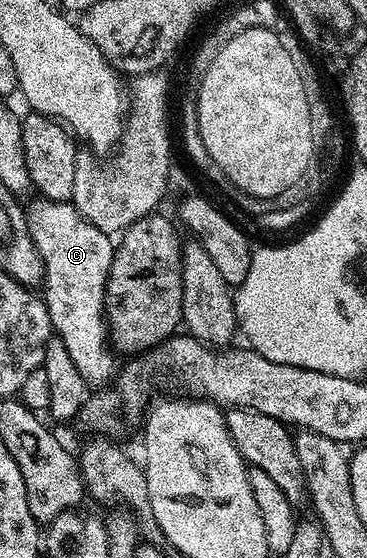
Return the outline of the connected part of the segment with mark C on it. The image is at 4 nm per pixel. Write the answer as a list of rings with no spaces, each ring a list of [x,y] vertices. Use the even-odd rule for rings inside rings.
[[[40,197],[34,198],[34,200],[33,204],[28,204],[27,218],[29,221],[29,232],[35,241],[35,249],[39,249],[39,257],[43,261],[43,269],[45,270],[45,278],[43,280],[43,298],[47,305],[49,320],[53,326],[56,338],[61,339],[63,341],[63,345],[67,345],[67,353],[71,353],[71,361],[75,361],[75,369],[79,369],[79,373],[84,377],[86,384],[88,384],[90,388],[101,387],[109,378],[112,380],[119,371],[119,363],[117,365],[116,361],[113,360],[113,357],[115,357],[115,351],[110,344],[109,325],[106,322],[105,315],[105,290],[107,289],[108,274],[111,271],[112,257],[115,248],[114,240],[111,238],[109,233],[101,232],[99,228],[82,217],[79,212],[77,212],[72,202],[60,203],[59,201],[51,201],[50,199],[43,199]]]

